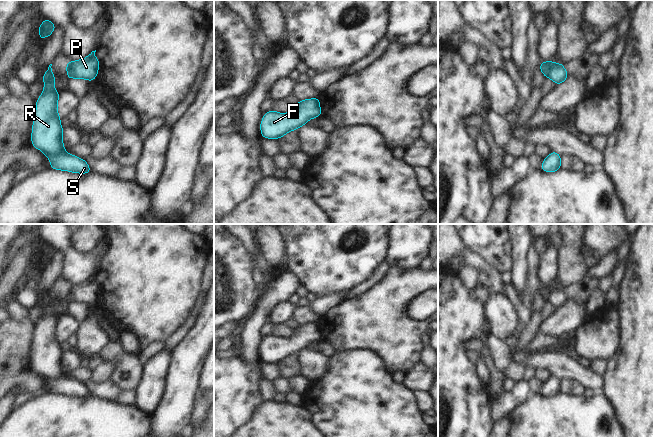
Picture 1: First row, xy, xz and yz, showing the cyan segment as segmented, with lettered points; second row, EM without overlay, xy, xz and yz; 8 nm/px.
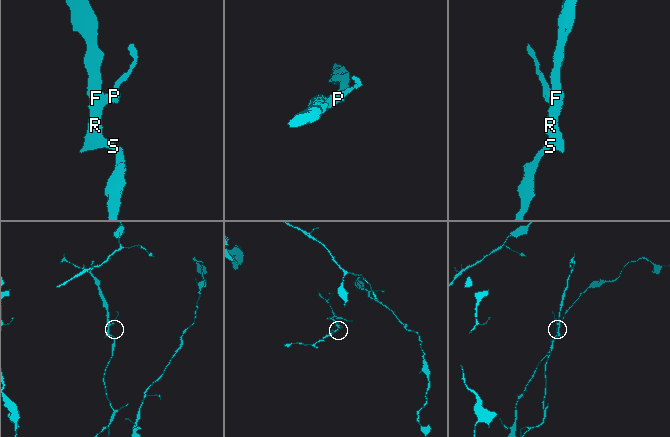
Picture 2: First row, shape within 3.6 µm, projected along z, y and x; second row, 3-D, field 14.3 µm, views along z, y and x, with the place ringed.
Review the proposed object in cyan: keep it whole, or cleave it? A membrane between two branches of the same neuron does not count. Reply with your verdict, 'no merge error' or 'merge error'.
no merge error

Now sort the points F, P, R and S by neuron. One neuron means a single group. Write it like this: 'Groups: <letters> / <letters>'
Groups: F P R S

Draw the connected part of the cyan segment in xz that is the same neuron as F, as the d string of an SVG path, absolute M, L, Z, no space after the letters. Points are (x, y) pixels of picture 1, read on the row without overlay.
M320 322L299 325L288 337L279 337L272 333L264 337L261 344L261 360L267 363L280 363L307 348L310 343L318 342L321 338Z

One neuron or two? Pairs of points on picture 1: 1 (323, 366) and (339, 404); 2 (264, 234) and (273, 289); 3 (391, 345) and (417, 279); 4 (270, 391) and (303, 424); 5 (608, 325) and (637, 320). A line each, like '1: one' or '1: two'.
1: two
2: two
3: one
4: two
5: two

